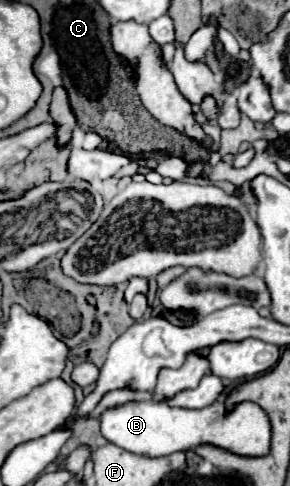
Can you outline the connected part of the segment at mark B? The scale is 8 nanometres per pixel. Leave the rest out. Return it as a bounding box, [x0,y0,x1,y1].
[100,402,272,458]

